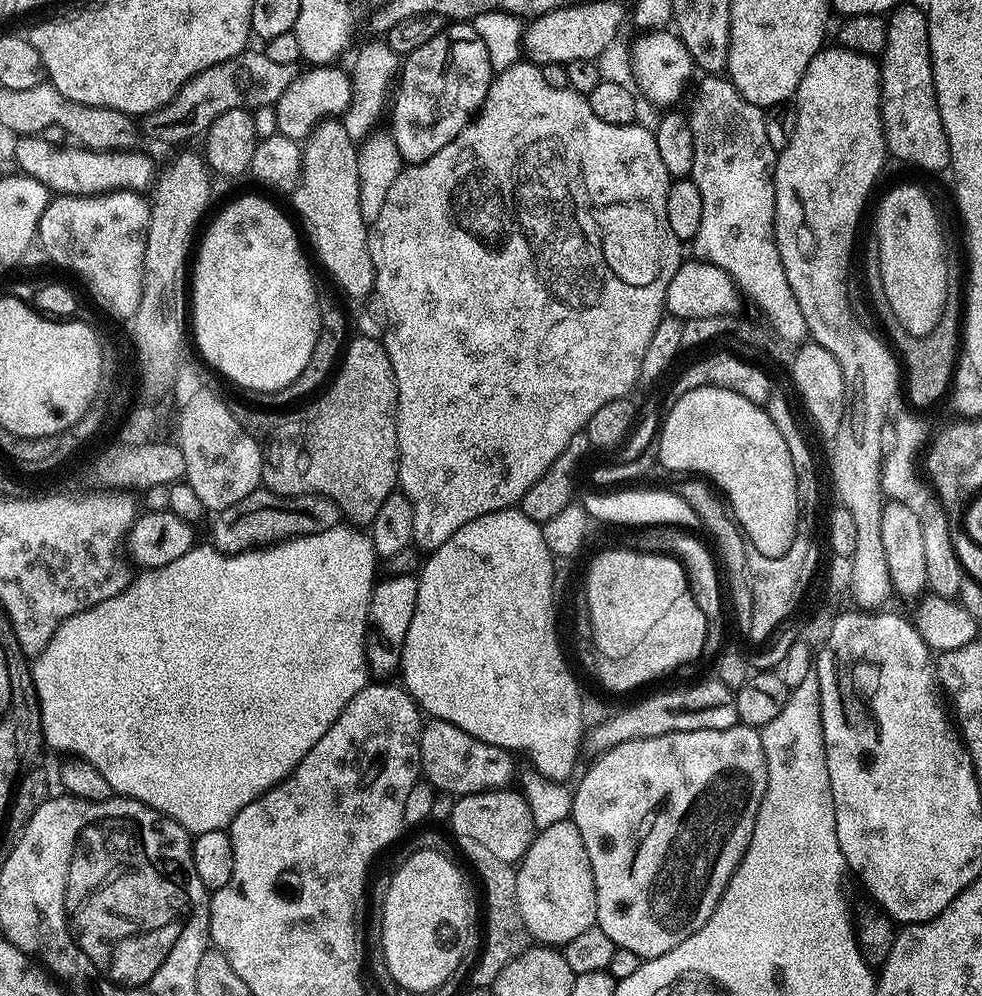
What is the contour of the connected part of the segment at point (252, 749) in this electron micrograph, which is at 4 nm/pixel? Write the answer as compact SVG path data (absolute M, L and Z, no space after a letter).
M341 522L318 534L293 536L290 540L255 546L244 552L220 552L211 543L200 542L182 554L182 558L174 558L174 562L166 562L161 568L143 571L122 594L106 598L106 602L98 602L98 606L58 626L54 638L50 638L41 656L34 660L32 677L40 699L45 745L56 752L69 752L69 757L94 766L94 770L110 782L115 795L137 800L169 816L189 834L227 829L242 806L269 792L296 769L298 762L318 746L318 738L334 726L350 698L370 682L368 611L372 590L378 583L376 563L378 557L371 535L363 527Z

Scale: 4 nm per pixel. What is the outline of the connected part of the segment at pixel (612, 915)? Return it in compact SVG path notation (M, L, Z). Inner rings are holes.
M735 724L726 730L690 730L689 732L671 732L654 738L627 740L613 748L605 748L600 757L584 772L584 777L574 784L573 808L571 821L578 826L578 834L582 834L582 846L586 846L586 854L590 858L590 870L594 874L596 887L596 924L610 934L617 948L632 950L644 960L652 960L655 956L674 950L690 934L697 932L714 914L734 870L740 864L744 851L748 849L750 838L754 834L754 822L760 809L762 798L768 785L766 770L766 754L762 750L762 738L757 729L749 724Z

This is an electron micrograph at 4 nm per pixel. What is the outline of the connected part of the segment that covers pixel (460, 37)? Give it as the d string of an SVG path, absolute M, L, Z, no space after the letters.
M468 22L449 23L438 34L434 34L434 38L426 42L426 46L418 46L418 50L403 57L402 67L398 73L398 87L394 92L394 103L390 108L390 120L392 116L390 137L397 144L401 159L408 164L421 164L426 162L426 158L434 158L434 154L438 154L442 146L458 138L460 131L472 121L473 116L484 104L486 94L492 85L493 75L486 45L475 32L473 25Z

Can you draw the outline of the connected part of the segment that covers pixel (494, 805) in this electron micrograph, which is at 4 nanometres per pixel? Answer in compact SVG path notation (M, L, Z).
M497 790L495 792L473 792L471 796L461 796L452 808L450 827L459 838L474 838L494 858L515 865L526 854L537 834L530 806L519 791Z

